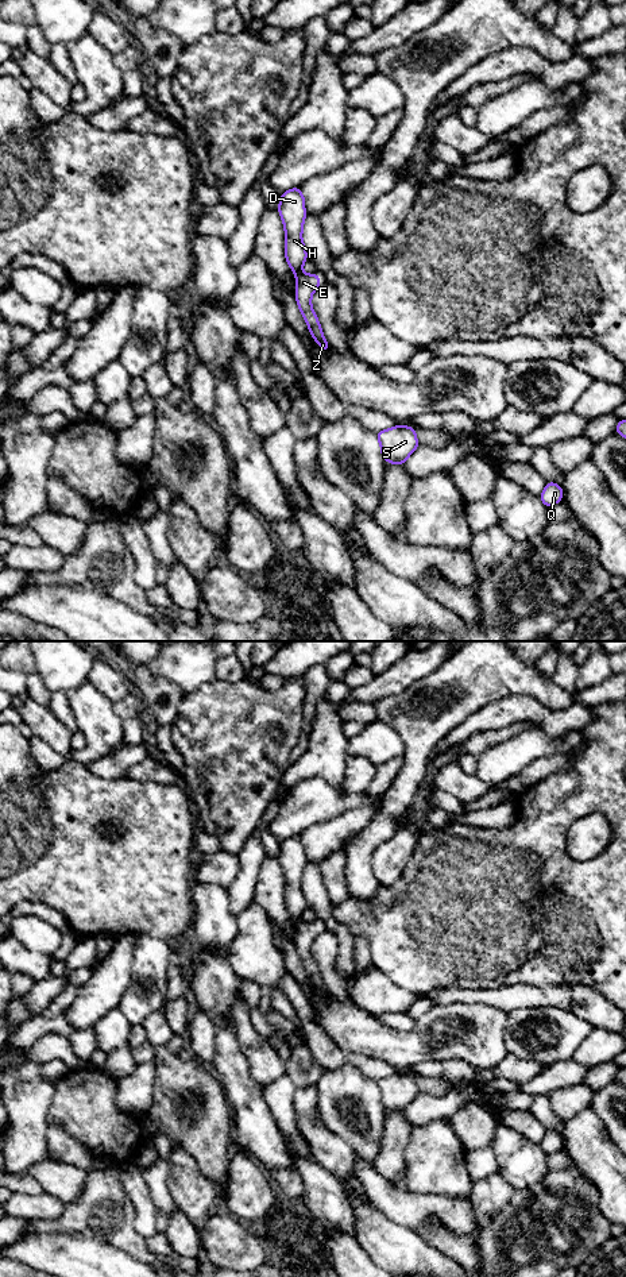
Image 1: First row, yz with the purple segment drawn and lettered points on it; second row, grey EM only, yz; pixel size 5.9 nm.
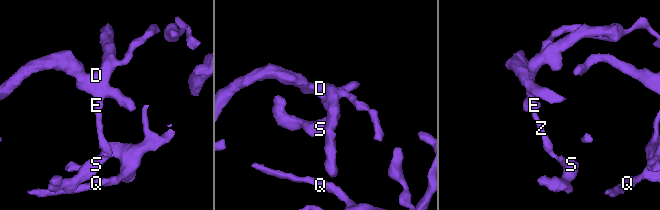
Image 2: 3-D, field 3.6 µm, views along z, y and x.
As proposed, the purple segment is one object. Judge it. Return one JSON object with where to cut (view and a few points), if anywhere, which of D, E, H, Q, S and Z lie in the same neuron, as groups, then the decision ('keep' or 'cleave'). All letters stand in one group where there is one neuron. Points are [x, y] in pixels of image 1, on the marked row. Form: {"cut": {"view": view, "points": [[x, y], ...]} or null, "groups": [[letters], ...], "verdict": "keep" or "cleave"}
{"cut": null, "groups": [["D", "E", "H", "Q", "S", "Z"]], "verdict": "keep"}

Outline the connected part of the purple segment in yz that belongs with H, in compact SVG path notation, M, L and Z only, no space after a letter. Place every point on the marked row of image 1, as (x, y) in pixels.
M293 188L279 196L279 216L285 227L285 258L295 274L295 300L308 329L317 344L326 352L331 346L324 337L317 315L312 308L312 296L321 286L320 275L305 274L302 266L308 259L302 242L304 221L306 219L305 197L301 188Z

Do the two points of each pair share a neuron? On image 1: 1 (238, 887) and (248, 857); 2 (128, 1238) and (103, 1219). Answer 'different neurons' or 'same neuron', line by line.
1: same neuron
2: same neuron

